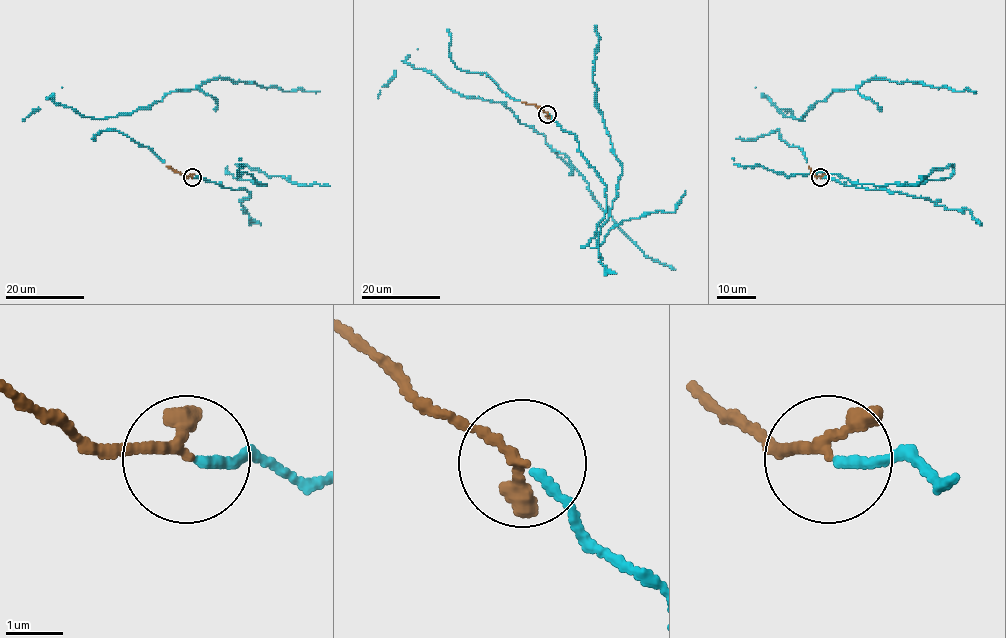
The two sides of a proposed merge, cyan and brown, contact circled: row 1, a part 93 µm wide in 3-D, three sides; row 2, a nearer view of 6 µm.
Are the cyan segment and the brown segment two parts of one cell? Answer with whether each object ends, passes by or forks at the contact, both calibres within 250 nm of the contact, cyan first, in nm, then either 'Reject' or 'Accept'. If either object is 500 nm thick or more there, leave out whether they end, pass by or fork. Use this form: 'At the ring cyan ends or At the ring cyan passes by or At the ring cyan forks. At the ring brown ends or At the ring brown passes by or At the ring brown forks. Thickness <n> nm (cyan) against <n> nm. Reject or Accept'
At the ring cyan ends. At the ring brown passes by. Thickness 150 nm (cyan) against 180 nm. Accept

